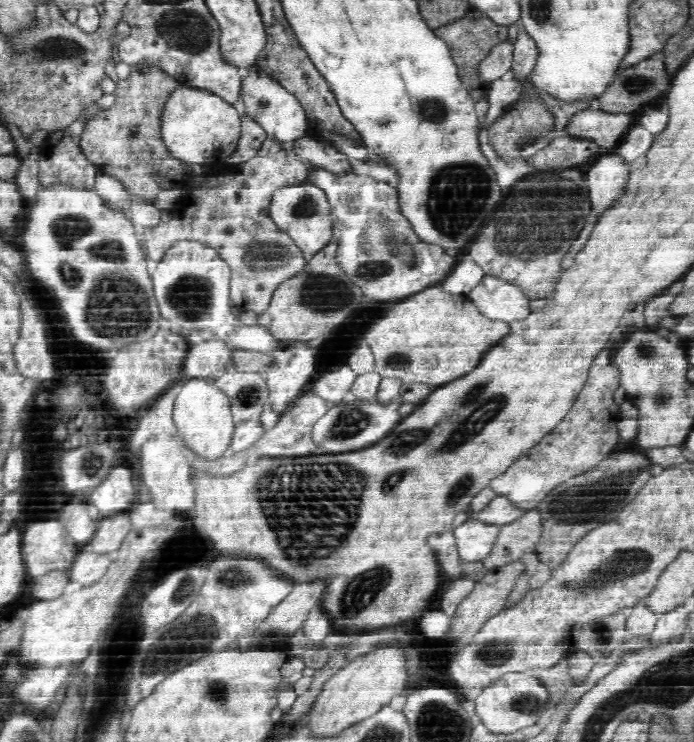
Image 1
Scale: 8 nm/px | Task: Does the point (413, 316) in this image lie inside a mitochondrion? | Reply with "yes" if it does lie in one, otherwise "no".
no

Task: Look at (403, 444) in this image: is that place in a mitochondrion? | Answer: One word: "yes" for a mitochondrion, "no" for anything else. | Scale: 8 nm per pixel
yes

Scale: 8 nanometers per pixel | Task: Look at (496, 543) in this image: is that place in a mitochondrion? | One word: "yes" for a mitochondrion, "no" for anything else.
no

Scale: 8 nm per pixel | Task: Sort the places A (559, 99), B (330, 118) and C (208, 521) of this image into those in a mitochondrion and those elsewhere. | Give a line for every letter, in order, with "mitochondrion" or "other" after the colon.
A: other
B: other
C: other

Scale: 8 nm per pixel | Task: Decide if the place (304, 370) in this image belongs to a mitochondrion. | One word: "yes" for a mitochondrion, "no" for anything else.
no

